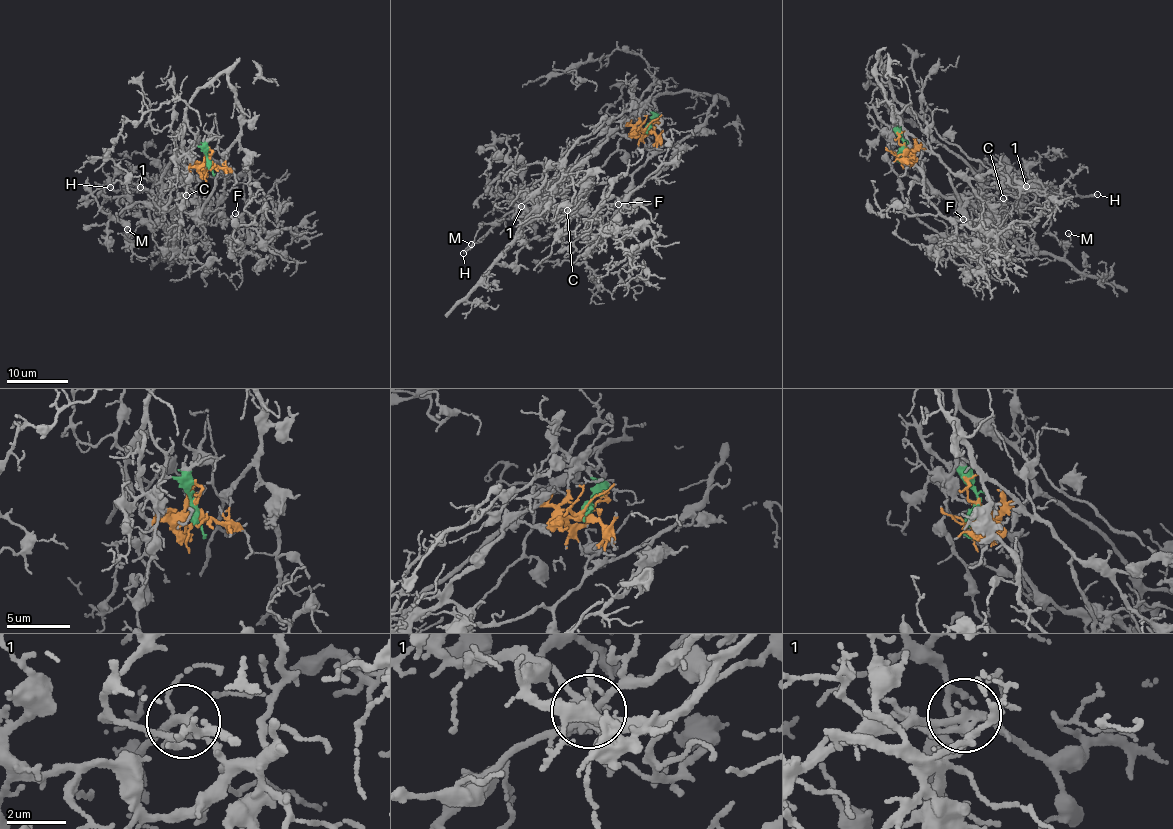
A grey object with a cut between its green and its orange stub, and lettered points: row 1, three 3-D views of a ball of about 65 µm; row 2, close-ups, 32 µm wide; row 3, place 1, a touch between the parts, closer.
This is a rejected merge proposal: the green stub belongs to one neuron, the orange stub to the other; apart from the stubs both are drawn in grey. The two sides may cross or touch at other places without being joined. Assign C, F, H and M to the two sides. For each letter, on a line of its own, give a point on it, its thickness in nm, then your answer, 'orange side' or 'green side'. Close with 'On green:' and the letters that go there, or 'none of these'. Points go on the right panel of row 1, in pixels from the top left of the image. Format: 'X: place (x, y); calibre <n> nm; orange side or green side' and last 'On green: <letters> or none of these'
C: place (1003, 198); calibre 240 nm; green side
F: place (963, 219); calibre 150 nm; green side
H: place (1097, 194); calibre 280 nm; orange side
M: place (1068, 233); calibre 110 nm; orange side
On green: C, F

